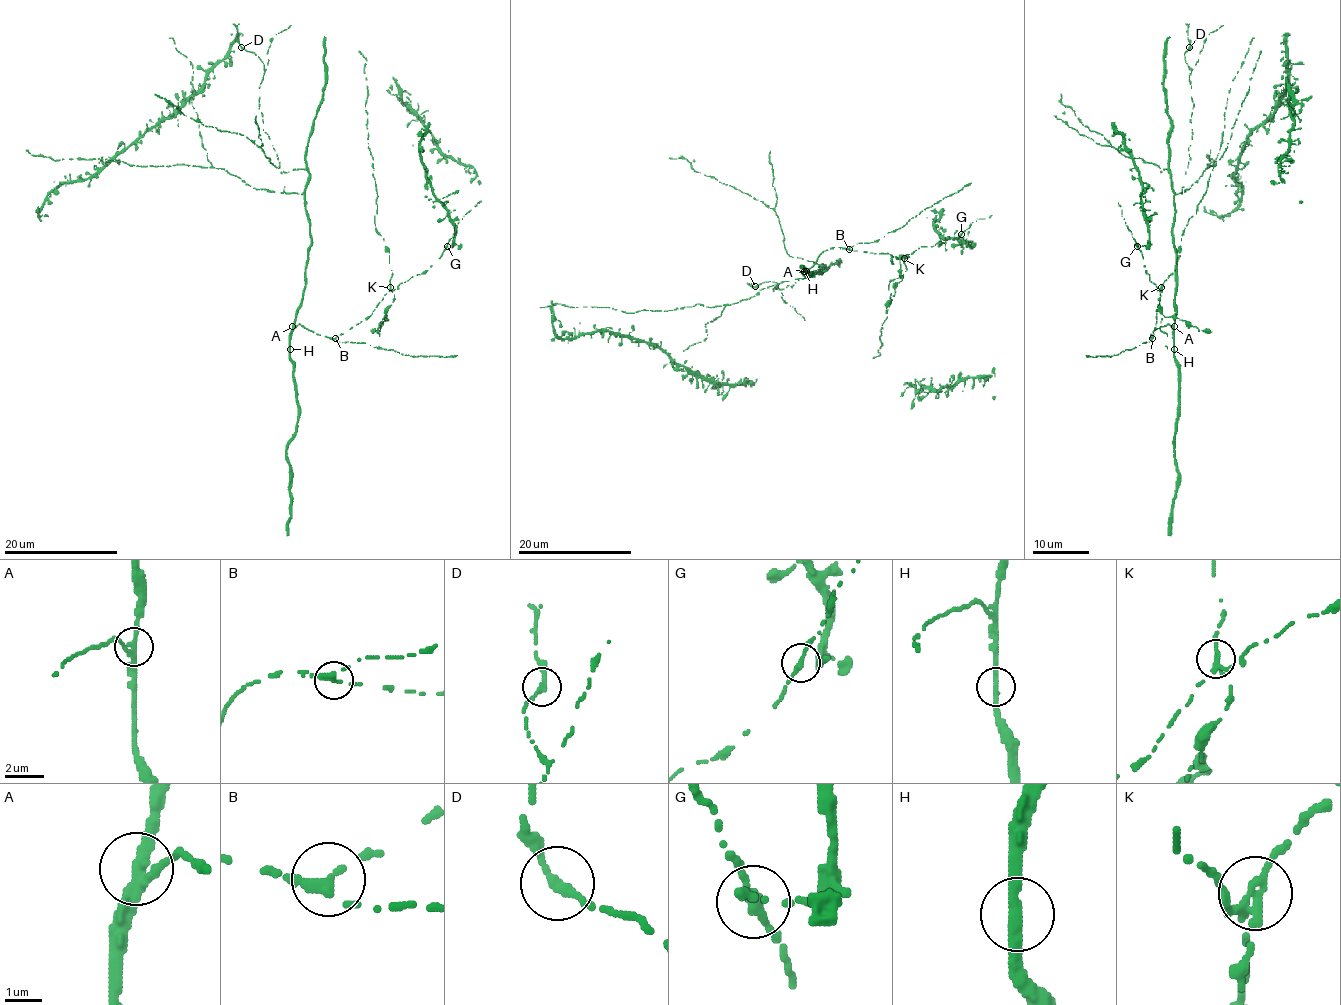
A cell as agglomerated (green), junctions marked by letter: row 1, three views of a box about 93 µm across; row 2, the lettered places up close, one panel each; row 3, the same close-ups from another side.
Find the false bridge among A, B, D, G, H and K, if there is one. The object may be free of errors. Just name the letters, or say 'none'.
K

